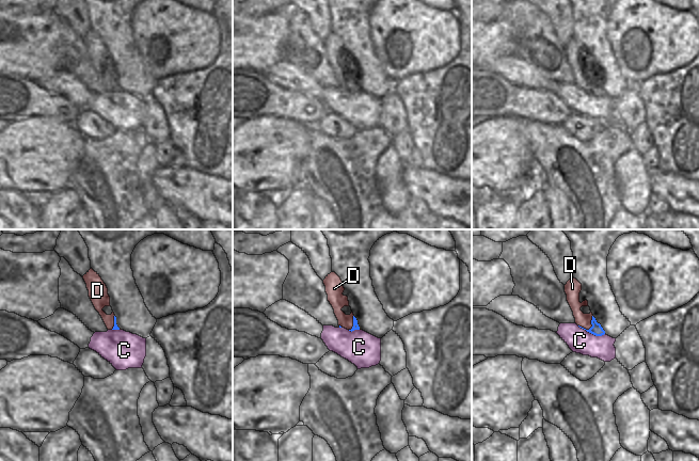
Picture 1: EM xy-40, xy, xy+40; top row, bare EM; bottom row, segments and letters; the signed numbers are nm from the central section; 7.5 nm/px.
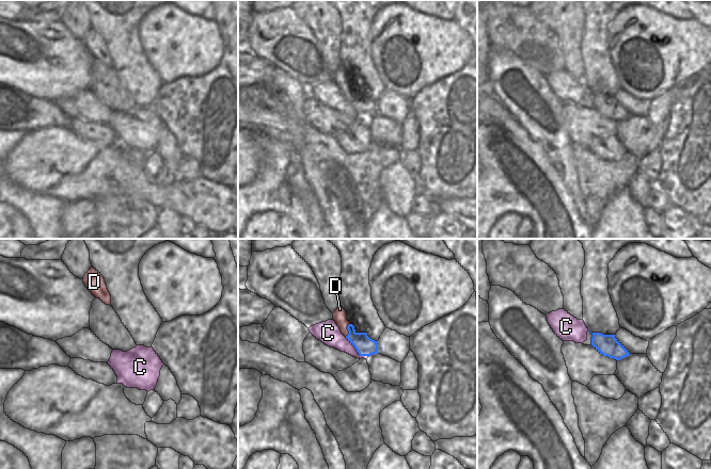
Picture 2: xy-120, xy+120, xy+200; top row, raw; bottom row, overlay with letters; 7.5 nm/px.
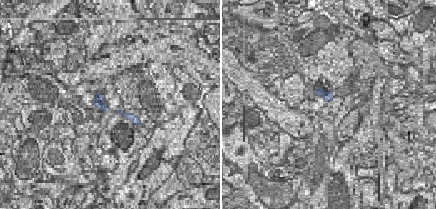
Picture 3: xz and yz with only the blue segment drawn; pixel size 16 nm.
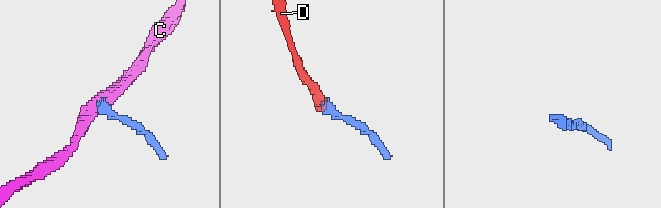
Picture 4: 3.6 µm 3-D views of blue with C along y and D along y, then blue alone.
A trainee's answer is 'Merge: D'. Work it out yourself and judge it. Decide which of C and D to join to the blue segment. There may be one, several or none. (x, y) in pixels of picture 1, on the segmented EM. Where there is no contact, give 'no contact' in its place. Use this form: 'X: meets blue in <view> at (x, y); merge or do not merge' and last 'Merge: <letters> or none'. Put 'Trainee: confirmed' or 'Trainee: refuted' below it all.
C: meets blue in xy+40 at (591, 333); do not merge
D: meets blue in xy+40 at (591, 327); merge
Merge: D
Trainee: confirmed

